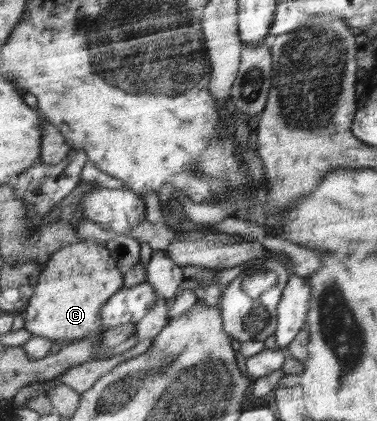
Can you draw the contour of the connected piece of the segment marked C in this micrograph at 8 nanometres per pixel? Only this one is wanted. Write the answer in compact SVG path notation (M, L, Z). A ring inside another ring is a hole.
M82 240L62 247L46 263L38 276L32 297L22 312L26 331L48 339L68 339L70 344L80 342L102 332L100 309L104 303L123 287L123 274L117 260L105 244Z

